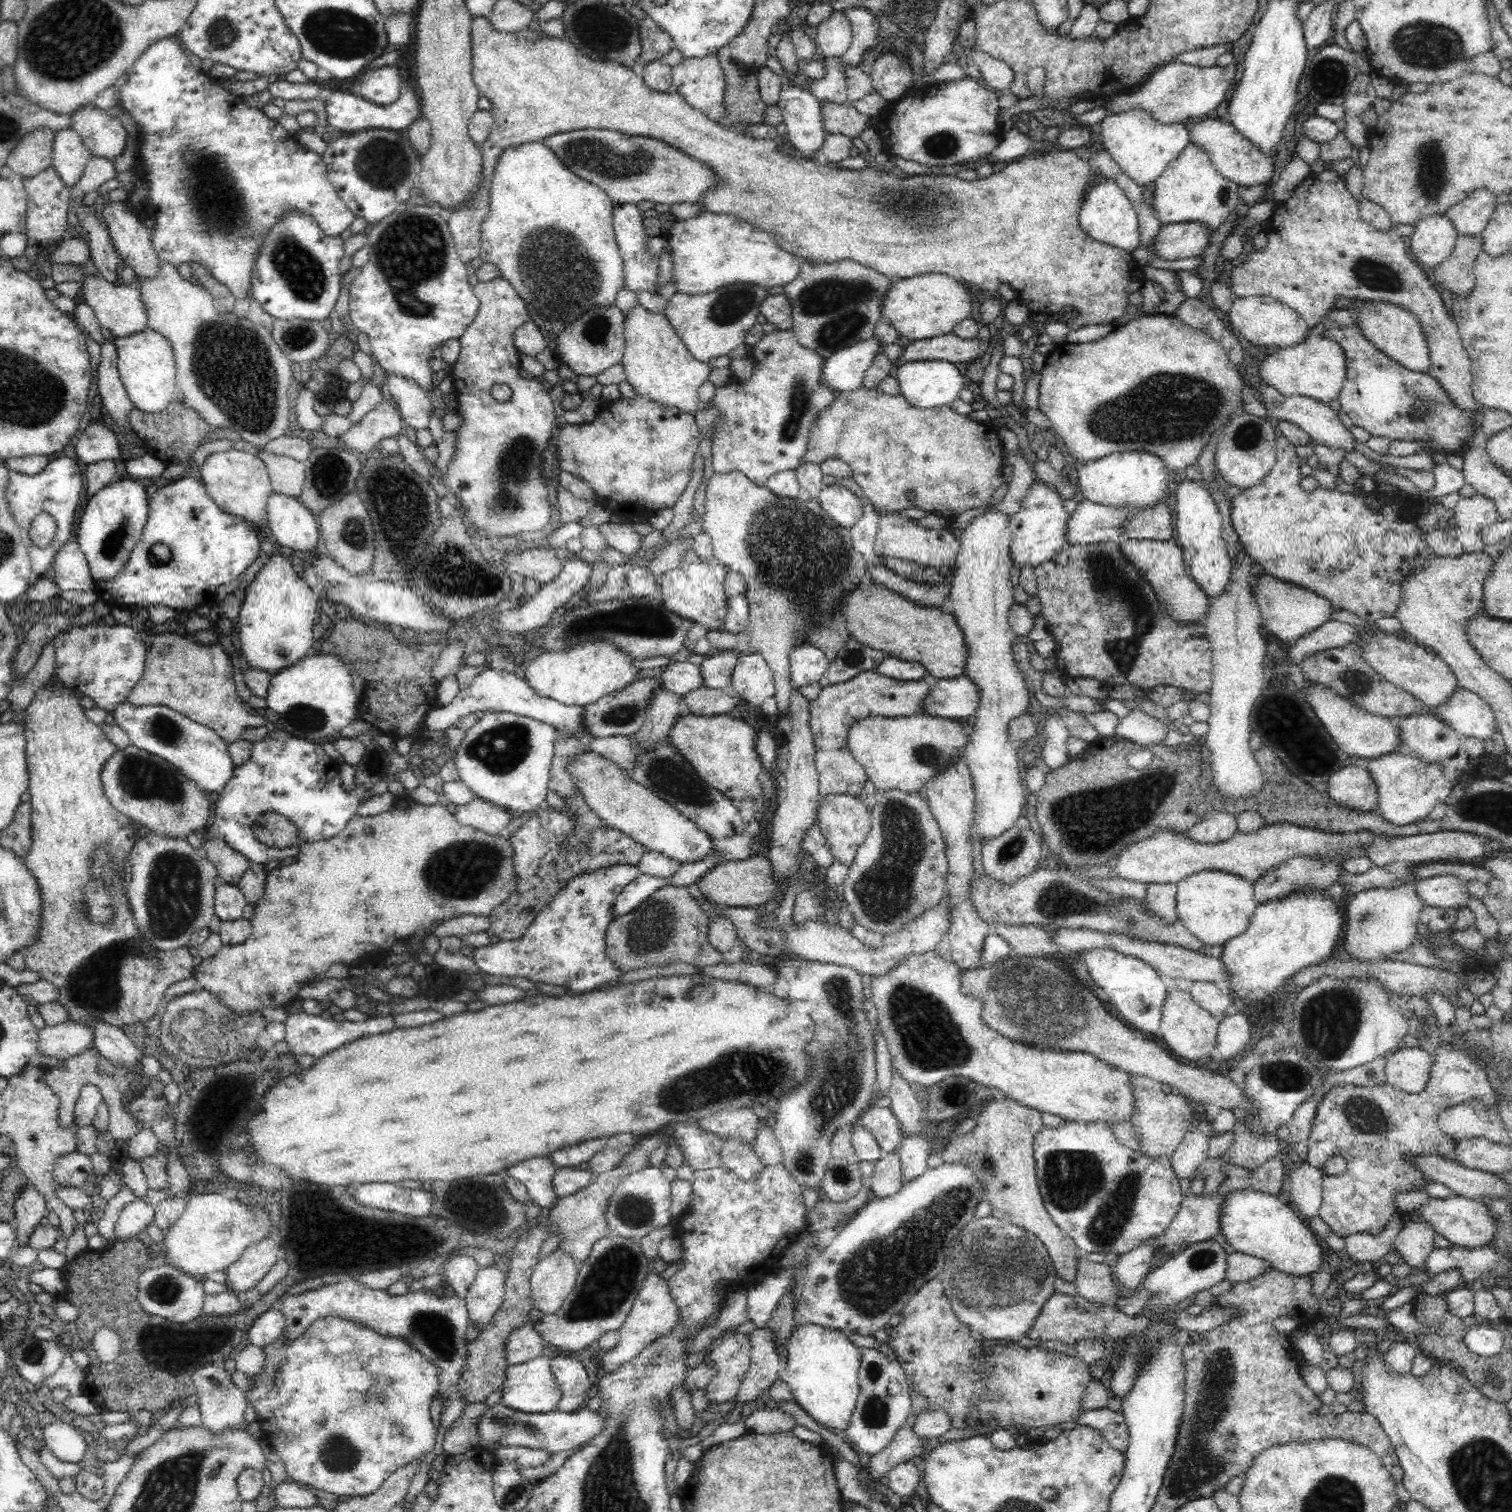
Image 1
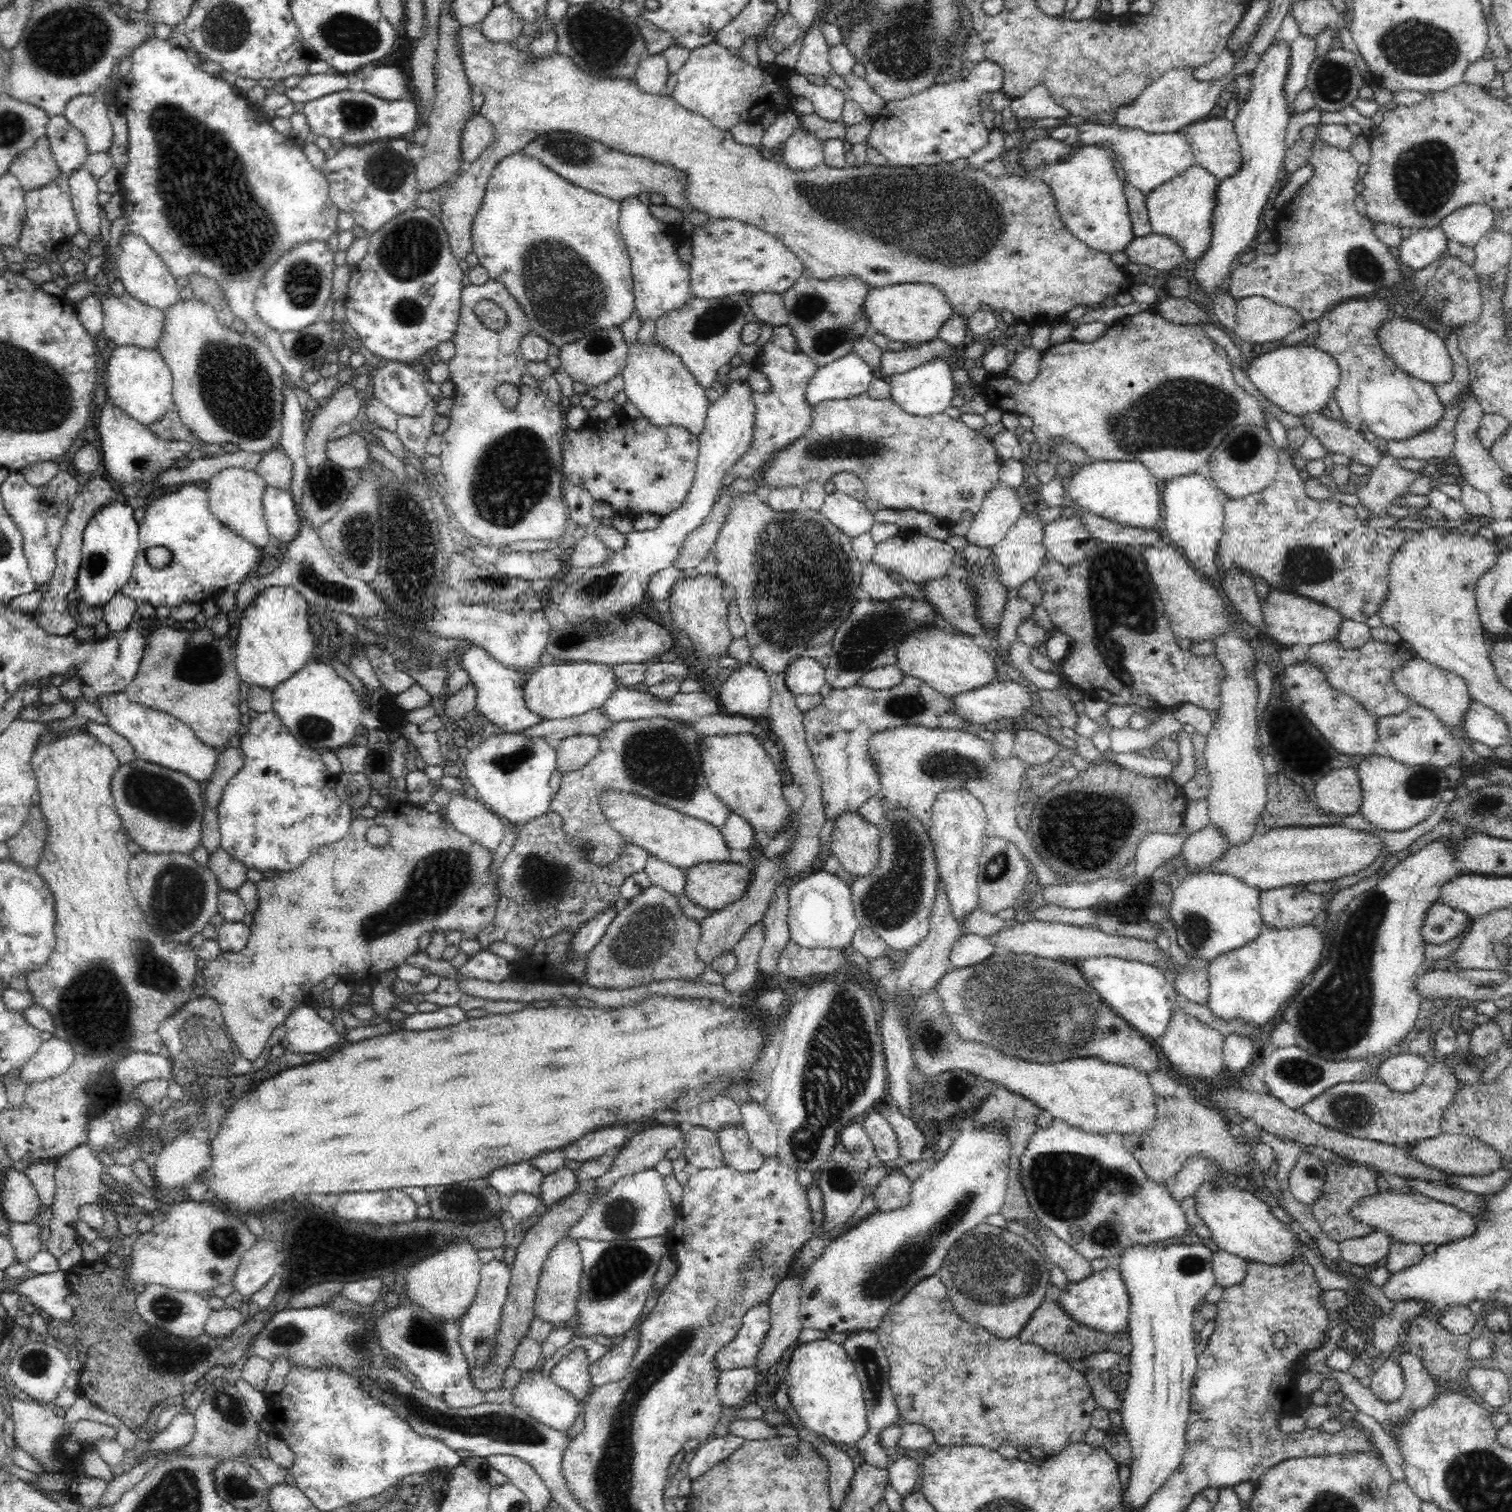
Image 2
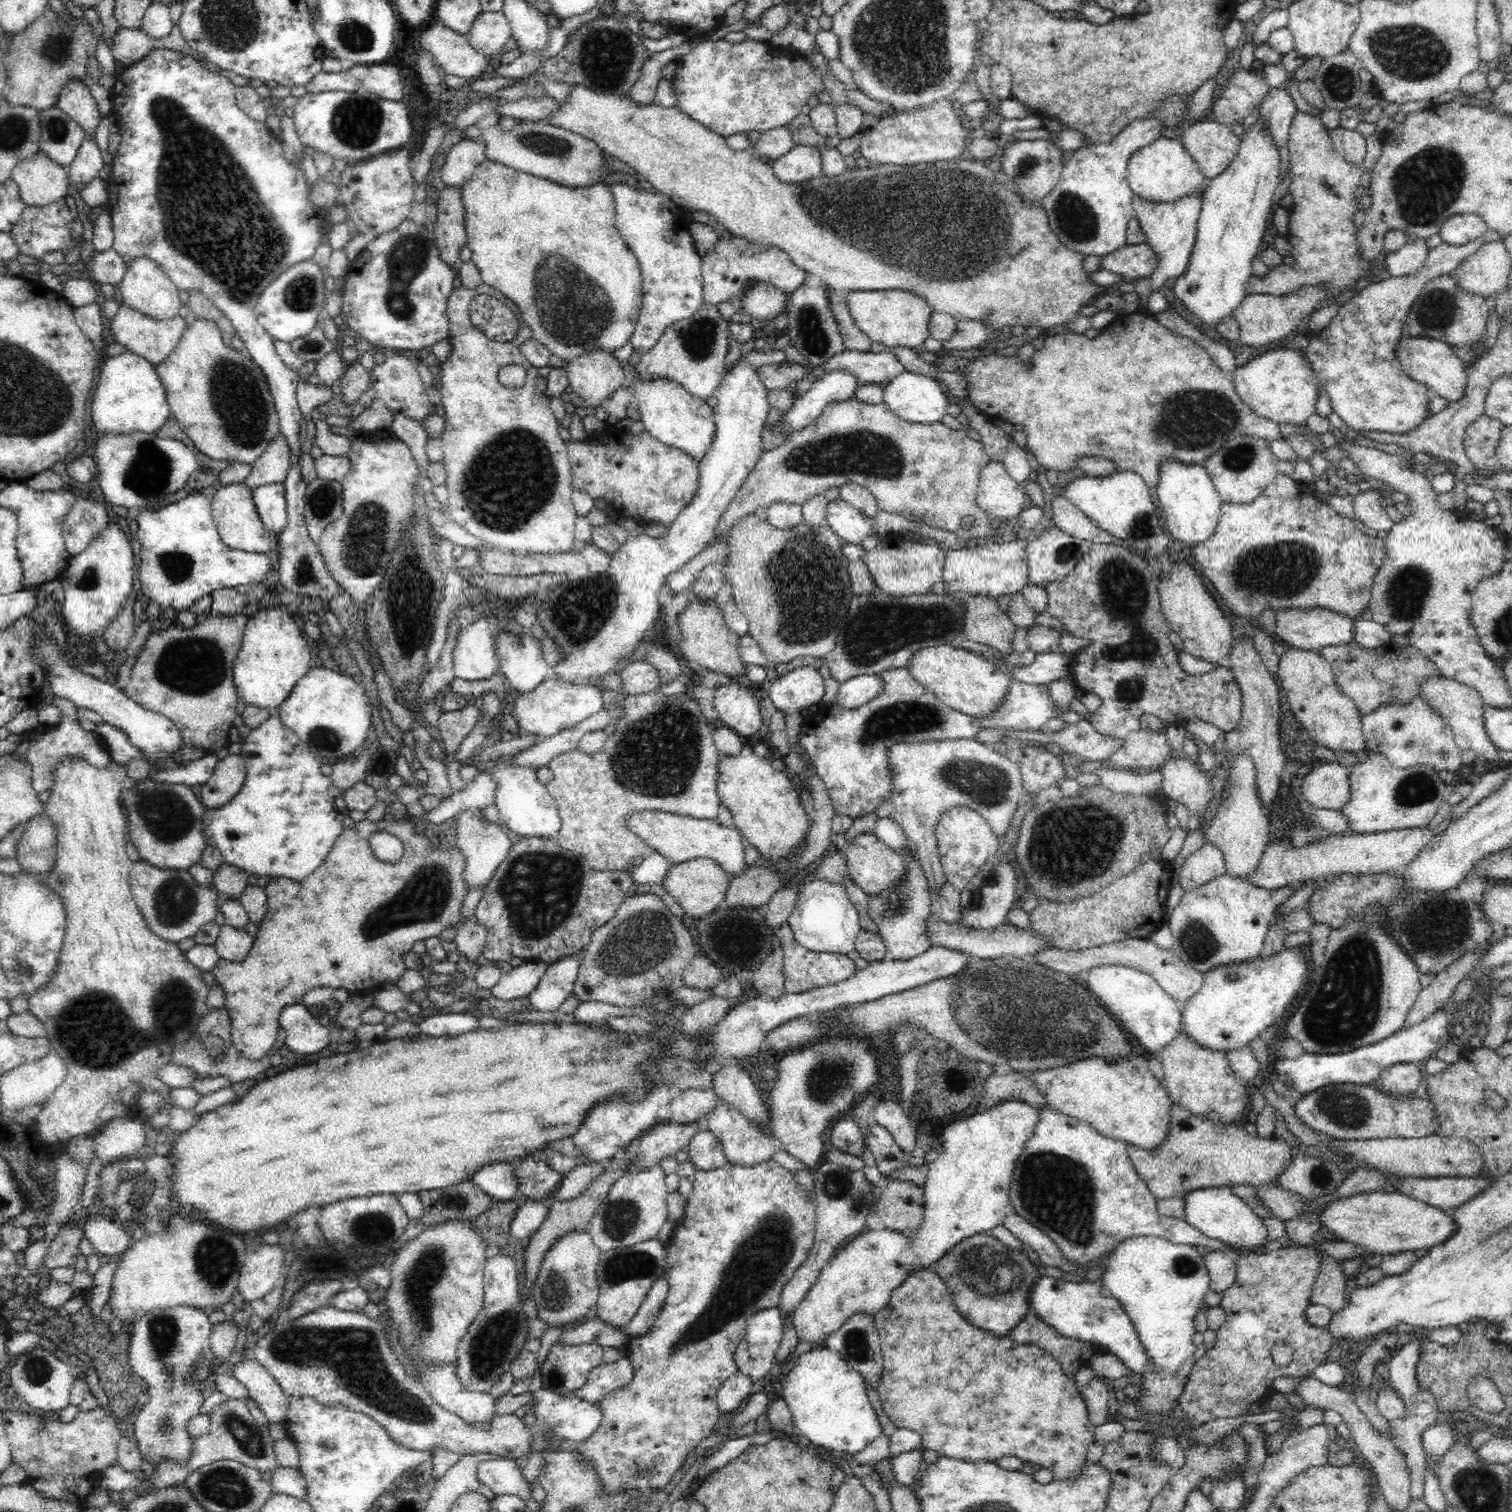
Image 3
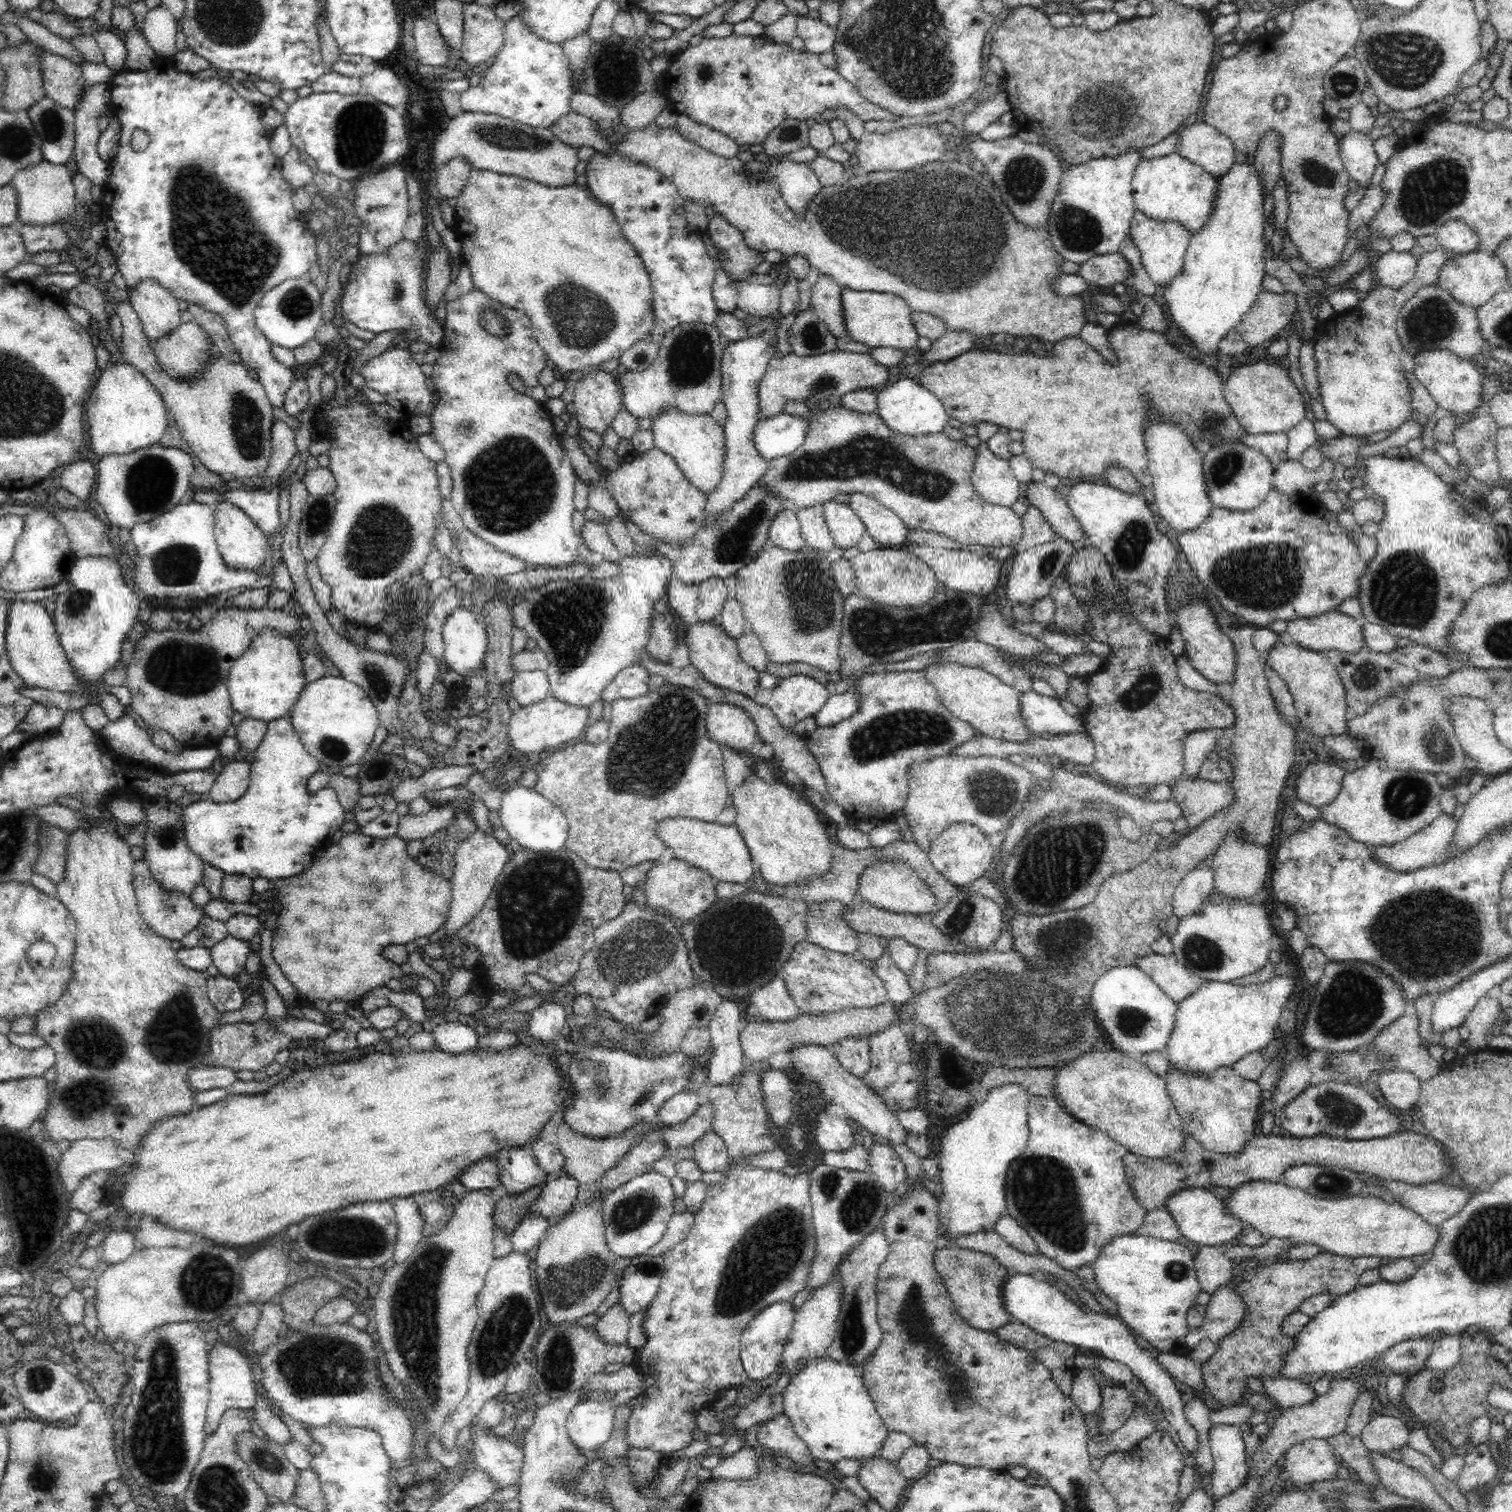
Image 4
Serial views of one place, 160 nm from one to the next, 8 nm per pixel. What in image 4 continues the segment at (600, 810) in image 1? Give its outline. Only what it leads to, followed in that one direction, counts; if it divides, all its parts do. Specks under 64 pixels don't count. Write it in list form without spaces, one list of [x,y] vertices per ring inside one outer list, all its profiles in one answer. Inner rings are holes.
[[[669,818],[659,822],[655,833],[664,841],[667,848],[674,850],[676,858],[706,871],[716,883],[746,883],[752,878],[757,878],[751,853],[736,824],[724,826],[716,821]]]

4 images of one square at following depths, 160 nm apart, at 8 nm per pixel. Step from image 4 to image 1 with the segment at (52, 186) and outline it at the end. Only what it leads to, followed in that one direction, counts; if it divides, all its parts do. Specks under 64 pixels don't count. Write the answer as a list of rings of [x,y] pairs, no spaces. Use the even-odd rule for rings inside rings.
[[[40,127],[18,142],[7,158],[7,167],[23,179],[40,176],[52,167],[52,146],[55,132]]]

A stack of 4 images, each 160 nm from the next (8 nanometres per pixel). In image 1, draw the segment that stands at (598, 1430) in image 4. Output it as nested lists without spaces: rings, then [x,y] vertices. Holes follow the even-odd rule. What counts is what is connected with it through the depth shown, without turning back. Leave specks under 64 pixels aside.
[[[545,1352],[528,1362],[509,1366],[502,1388],[502,1402],[506,1406],[526,1414],[558,1411],[560,1399],[562,1398],[562,1391],[555,1383],[555,1378],[550,1368],[550,1362],[551,1353]]]

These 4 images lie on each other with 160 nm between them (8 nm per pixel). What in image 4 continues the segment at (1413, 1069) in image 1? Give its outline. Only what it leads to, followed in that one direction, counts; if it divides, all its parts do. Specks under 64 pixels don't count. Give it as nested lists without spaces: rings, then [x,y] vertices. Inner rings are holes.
[[[1404,1070],[1379,1073],[1378,1086],[1385,1100],[1394,1106],[1395,1114],[1406,1115],[1417,1104],[1421,1091],[1421,1084],[1414,1074]]]

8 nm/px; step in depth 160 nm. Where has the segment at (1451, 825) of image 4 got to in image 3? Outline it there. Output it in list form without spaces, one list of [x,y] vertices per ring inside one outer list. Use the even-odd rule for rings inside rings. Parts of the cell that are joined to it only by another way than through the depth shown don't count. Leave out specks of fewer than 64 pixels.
[[[1418,827],[1405,828],[1397,831],[1372,833],[1369,835],[1358,835],[1352,832],[1348,836],[1340,834],[1320,837],[1317,841],[1306,843],[1298,848],[1292,848],[1288,842],[1274,842],[1265,848],[1264,854],[1256,867],[1256,870],[1249,876],[1248,881],[1256,887],[1274,891],[1276,889],[1296,883],[1298,880],[1310,880],[1326,874],[1340,874],[1349,872],[1350,874],[1399,874],[1405,866],[1408,866],[1427,847],[1427,844],[1438,834],[1435,828]]]

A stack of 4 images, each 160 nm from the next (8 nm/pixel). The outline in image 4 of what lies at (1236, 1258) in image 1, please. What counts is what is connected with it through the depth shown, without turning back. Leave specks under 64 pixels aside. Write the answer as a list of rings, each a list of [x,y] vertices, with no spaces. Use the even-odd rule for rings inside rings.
[[[1200,1245],[1193,1260],[1200,1290],[1209,1295],[1226,1285],[1233,1276],[1233,1260],[1225,1255],[1221,1246]]]

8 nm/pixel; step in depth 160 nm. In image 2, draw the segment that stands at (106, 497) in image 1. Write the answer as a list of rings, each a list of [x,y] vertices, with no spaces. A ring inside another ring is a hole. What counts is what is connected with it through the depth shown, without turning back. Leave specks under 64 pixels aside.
[[[120,499],[110,504],[104,505],[96,516],[92,517],[90,524],[84,530],[83,548],[81,552],[81,564],[77,572],[75,592],[79,595],[78,603],[86,605],[86,607],[103,608],[106,602],[110,602],[116,594],[122,591],[130,584],[132,578],[132,570],[137,560],[137,552],[139,550],[139,527],[134,520],[132,508],[121,502]]]

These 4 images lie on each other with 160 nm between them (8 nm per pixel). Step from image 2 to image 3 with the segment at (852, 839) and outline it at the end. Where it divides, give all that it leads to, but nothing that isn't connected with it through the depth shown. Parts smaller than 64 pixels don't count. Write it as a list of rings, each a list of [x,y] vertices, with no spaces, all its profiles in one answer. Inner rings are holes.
[[[873,832],[857,836],[850,844],[845,844],[842,851],[845,854],[848,878],[860,886],[869,897],[898,888],[905,877],[904,857],[882,843]]]

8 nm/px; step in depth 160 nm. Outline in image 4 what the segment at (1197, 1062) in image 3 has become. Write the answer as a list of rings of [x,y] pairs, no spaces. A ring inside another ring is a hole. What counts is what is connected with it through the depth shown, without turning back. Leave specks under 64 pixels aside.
[[[1169,1068],[1167,1091],[1182,1119],[1183,1131],[1205,1150],[1220,1155],[1237,1155],[1255,1137],[1263,1088],[1256,1081],[1240,1078],[1233,1068],[1220,1068],[1212,1076],[1185,1076]]]

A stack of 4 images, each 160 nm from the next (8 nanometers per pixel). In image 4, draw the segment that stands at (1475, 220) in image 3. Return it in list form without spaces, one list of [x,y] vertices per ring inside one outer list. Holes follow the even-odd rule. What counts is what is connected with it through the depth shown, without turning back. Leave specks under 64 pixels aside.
[[[1449,220],[1435,232],[1438,244],[1444,251],[1465,255],[1478,251],[1479,236],[1461,220]]]

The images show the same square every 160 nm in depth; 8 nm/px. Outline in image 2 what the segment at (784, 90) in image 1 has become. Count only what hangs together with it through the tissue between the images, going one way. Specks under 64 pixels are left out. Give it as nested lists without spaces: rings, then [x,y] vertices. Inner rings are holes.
[[[800,127],[782,146],[784,146],[782,163],[791,170],[806,172],[818,168],[823,163],[824,141],[810,135]]]

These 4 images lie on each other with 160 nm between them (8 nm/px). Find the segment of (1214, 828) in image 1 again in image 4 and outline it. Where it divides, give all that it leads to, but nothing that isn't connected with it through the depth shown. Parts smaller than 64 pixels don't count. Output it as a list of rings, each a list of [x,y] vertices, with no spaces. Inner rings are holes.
[[[1196,867],[1190,871],[1176,887],[1172,898],[1172,914],[1180,919],[1199,912],[1202,903],[1213,892],[1211,867]]]

